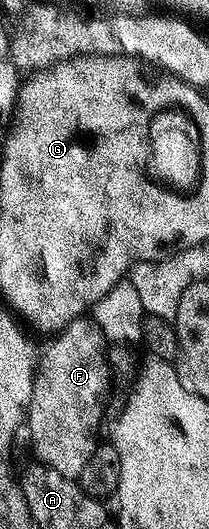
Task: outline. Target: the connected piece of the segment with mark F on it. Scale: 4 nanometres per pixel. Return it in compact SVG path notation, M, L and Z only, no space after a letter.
M81 316L70 320L49 342L45 350L39 351L30 404L26 407L30 450L36 453L37 463L76 480L97 448L96 433L104 418L104 393L110 383L106 339L96 321Z

